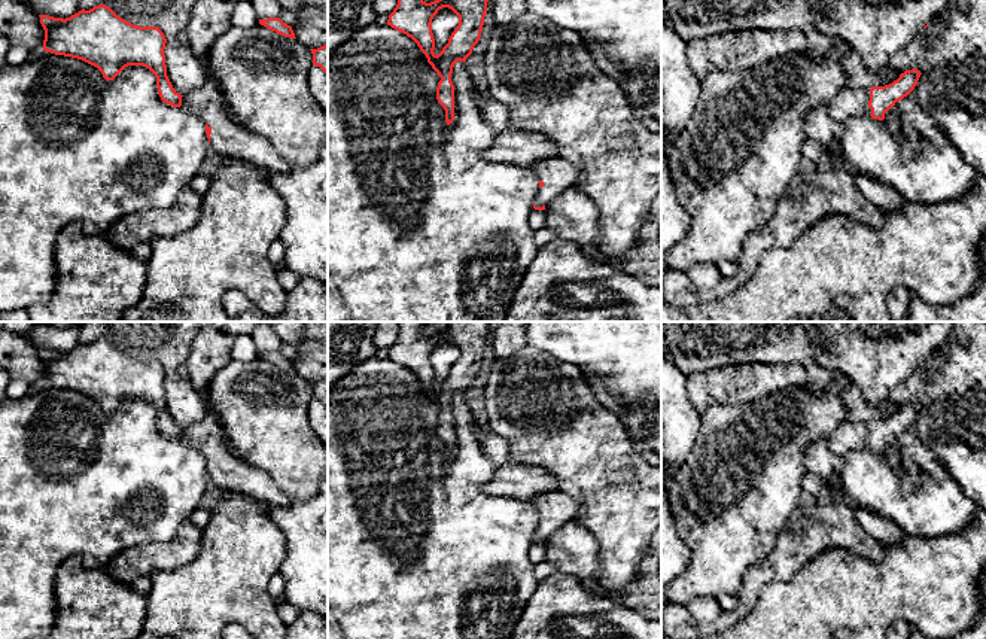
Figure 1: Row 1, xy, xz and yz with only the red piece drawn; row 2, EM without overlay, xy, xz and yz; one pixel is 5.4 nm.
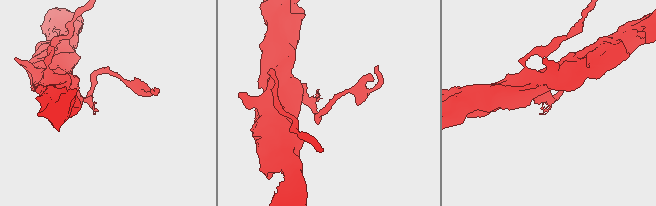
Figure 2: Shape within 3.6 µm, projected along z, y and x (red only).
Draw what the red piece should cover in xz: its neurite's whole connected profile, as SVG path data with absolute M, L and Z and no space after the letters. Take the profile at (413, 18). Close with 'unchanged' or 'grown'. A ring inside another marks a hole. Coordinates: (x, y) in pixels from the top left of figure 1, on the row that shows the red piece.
M398 0L389 15L387 25L411 37L441 80L436 88L436 100L445 110L445 122L454 121L454 85L453 67L457 61L466 61L478 43L487 13L489 0ZM448 7L459 16L459 25L451 33L448 43L436 55L432 33L432 19L439 9Z; unchanged

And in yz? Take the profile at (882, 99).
M917 69L906 70L892 83L873 86L870 91L845 86L827 106L828 112L833 119L842 124L861 115L883 121L885 113L915 89L920 74Z; grown

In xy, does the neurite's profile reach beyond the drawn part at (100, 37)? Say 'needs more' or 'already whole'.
needs more

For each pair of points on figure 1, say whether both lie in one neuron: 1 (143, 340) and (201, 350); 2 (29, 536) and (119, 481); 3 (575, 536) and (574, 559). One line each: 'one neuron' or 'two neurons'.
1: two neurons
2: one neuron
3: one neuron

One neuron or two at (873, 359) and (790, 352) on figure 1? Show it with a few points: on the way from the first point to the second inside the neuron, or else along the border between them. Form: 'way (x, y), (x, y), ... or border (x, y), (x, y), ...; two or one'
way (852, 358), (821, 356), (816, 352), (810, 352); one

